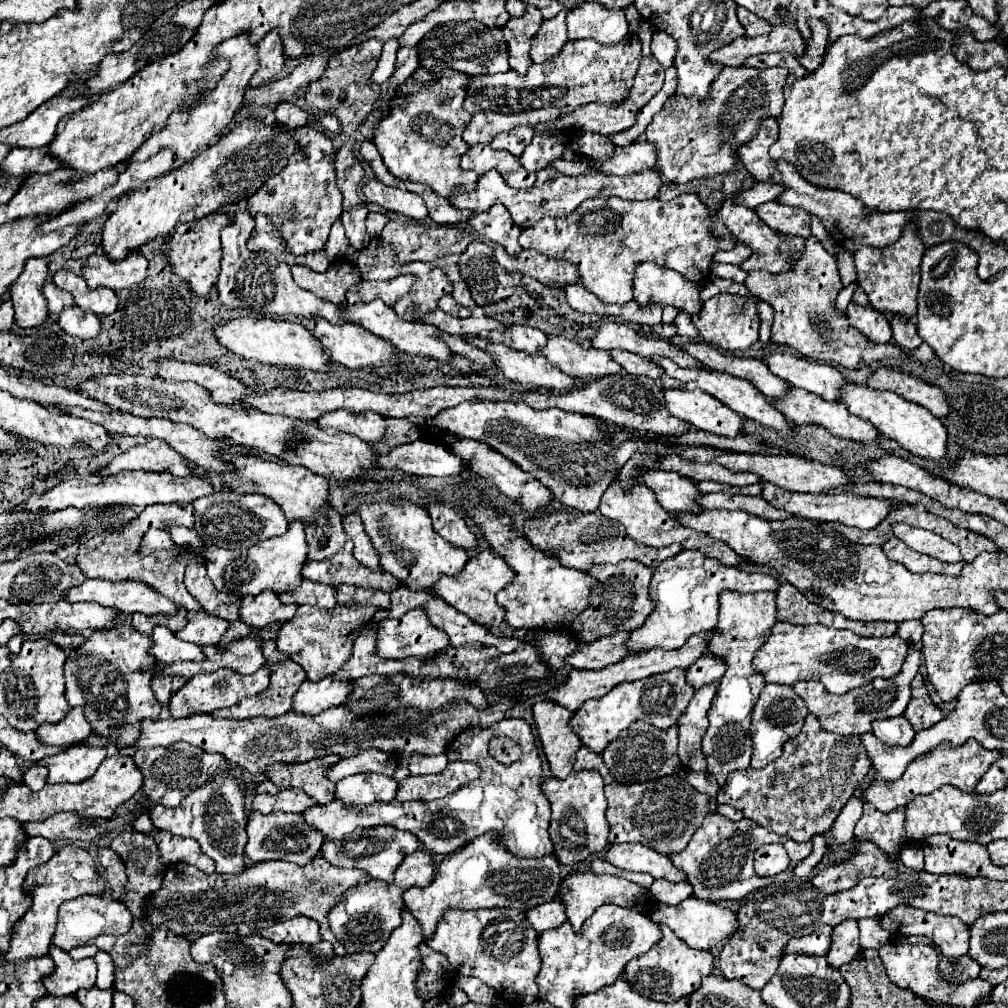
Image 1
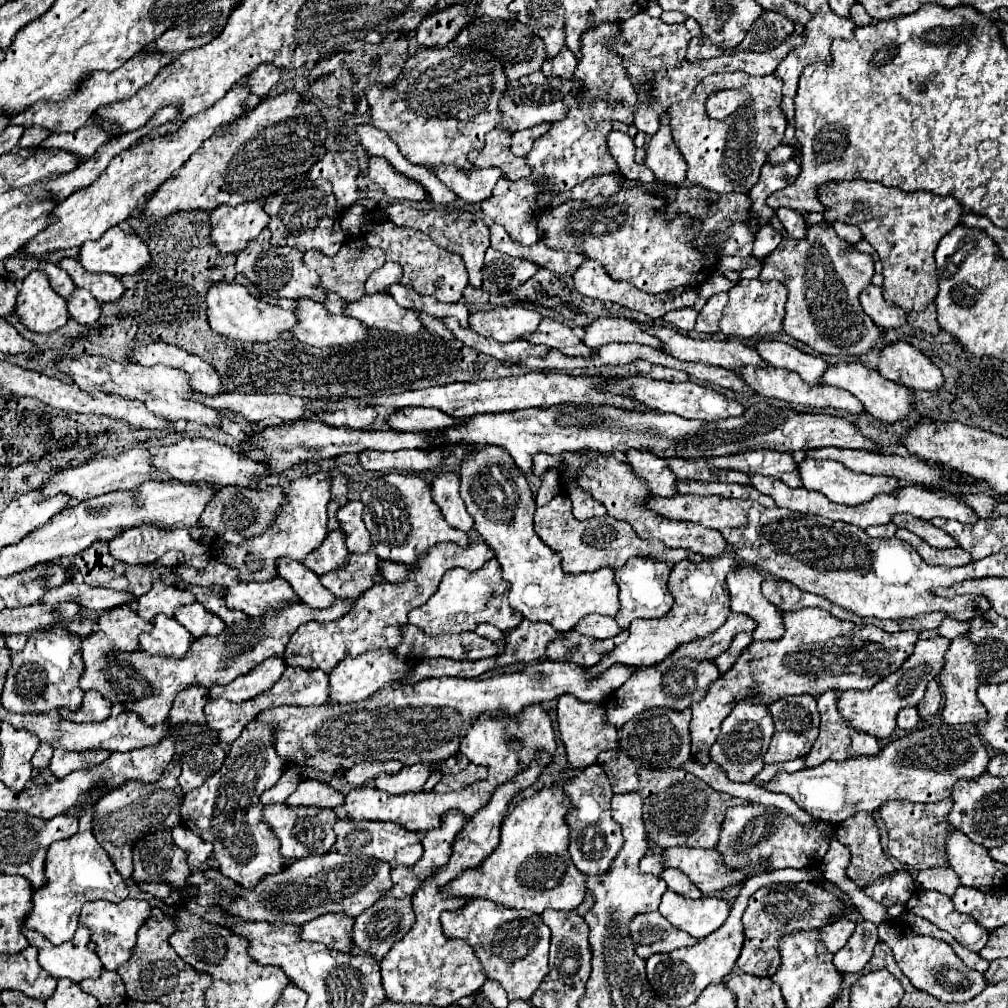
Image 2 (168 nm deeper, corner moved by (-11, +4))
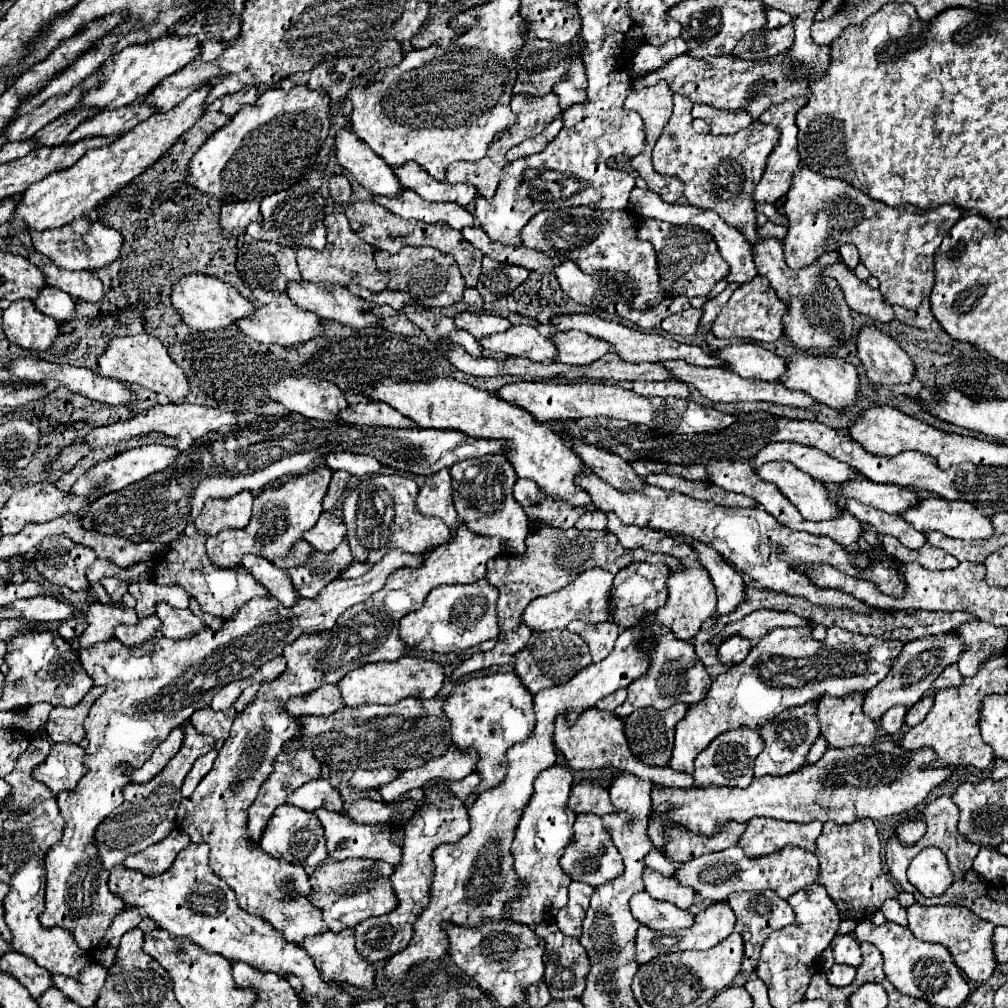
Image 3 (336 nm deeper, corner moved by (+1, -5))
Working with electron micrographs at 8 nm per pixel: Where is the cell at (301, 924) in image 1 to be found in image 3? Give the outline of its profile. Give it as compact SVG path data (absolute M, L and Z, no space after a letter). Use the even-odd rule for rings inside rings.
M344 929L340 933L322 933L322 935L314 935L314 937L308 937L302 947L308 951L308 955L312 957L316 969L322 973L322 979L328 983L328 981L334 981L334 983L348 983L352 987L358 987L358 989L366 989L366 991L374 991L376 985L374 985L374 977L376 977L376 971L374 967L356 951L354 947L354 931L352 929Z

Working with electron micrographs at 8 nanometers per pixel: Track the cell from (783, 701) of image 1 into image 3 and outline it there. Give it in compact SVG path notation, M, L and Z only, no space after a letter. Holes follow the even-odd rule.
M812 701L812 703L806 703L804 707L792 707L788 711L782 711L776 719L768 721L760 729L760 735L764 739L764 751L754 761L754 777L788 775L792 771L798 771L806 763L806 755L820 735L820 721L816 715L816 705L818 703Z

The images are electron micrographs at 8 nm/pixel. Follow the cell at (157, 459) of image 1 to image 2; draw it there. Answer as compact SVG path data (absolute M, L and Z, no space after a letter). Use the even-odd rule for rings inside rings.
M132 448L132 450L124 450L116 456L106 456L100 460L92 460L88 464L76 466L76 468L62 470L46 482L42 492L44 492L44 496L54 496L58 492L64 492L64 494L76 498L78 502L82 502L82 500L96 498L96 496L102 496L108 492L116 492L116 490L132 490L146 480L162 482L162 480L168 480L168 474L160 474L160 470L152 470L152 454L148 450Z

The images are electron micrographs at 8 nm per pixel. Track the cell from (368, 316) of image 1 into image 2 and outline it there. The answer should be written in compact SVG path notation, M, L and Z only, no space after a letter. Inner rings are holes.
M328 292L324 306L332 314L346 314L360 320L368 328L388 330L396 334L418 334L424 330L416 312L400 308L390 294L372 294L364 296L358 302L346 302L338 294Z

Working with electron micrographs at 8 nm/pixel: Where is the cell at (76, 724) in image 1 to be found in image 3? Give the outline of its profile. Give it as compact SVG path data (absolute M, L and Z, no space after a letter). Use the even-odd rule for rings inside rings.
M92 687L78 705L74 707L64 707L58 705L50 711L48 717L48 725L46 731L50 733L52 741L72 741L72 743L80 743L84 739L84 719L90 711L90 707L94 705L94 701L104 693L104 687Z

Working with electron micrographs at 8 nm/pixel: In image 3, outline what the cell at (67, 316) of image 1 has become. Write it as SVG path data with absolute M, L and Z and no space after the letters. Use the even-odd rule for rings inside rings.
M44 287L36 299L32 299L34 307L56 319L56 321L68 321L76 315L74 311L74 299L70 295L64 295L64 291L56 291L56 287Z

